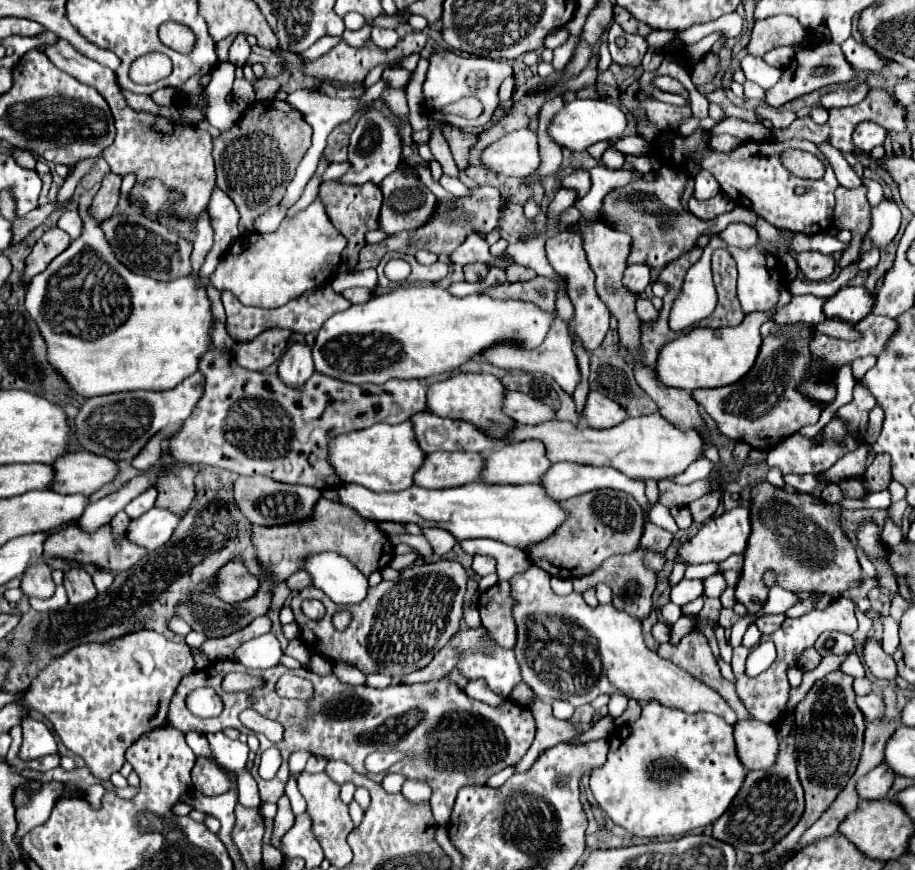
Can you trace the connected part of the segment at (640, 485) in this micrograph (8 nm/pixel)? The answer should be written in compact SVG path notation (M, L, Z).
M555 463L547 477L541 481L557 501L565 501L569 497L595 491L595 489L617 489L631 493L639 503L649 509L649 501L645 497L645 483L641 479L629 479L621 471L613 467L595 467L595 465L579 465L579 463Z

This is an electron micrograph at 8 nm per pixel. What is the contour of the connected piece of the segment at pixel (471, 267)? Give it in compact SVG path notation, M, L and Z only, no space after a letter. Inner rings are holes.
M473 263L463 267L465 281L480 281L484 279L489 272L489 267L484 263Z

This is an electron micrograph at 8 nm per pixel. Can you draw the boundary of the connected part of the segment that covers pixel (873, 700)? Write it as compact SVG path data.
M869 693L869 695L863 695L863 697L857 697L857 705L859 705L859 711L865 715L865 723L875 723L875 721L883 719L885 705L883 705L881 695Z

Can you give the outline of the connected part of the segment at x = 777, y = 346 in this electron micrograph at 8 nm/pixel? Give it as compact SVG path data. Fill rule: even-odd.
M787 325L787 331L795 337L793 341L783 341L773 335L763 341L755 367L751 369L751 373L747 373L747 377L743 377L743 381L719 389L691 391L691 397L707 411L707 415L717 423L719 431L725 437L747 443L753 449L771 451L785 437L793 435L799 427L819 421L821 409L795 389L795 385L803 379L817 381L809 379L807 373L803 373L803 369L807 369L807 361L811 361L811 353L807 353L811 335L807 329L799 329L793 325Z

